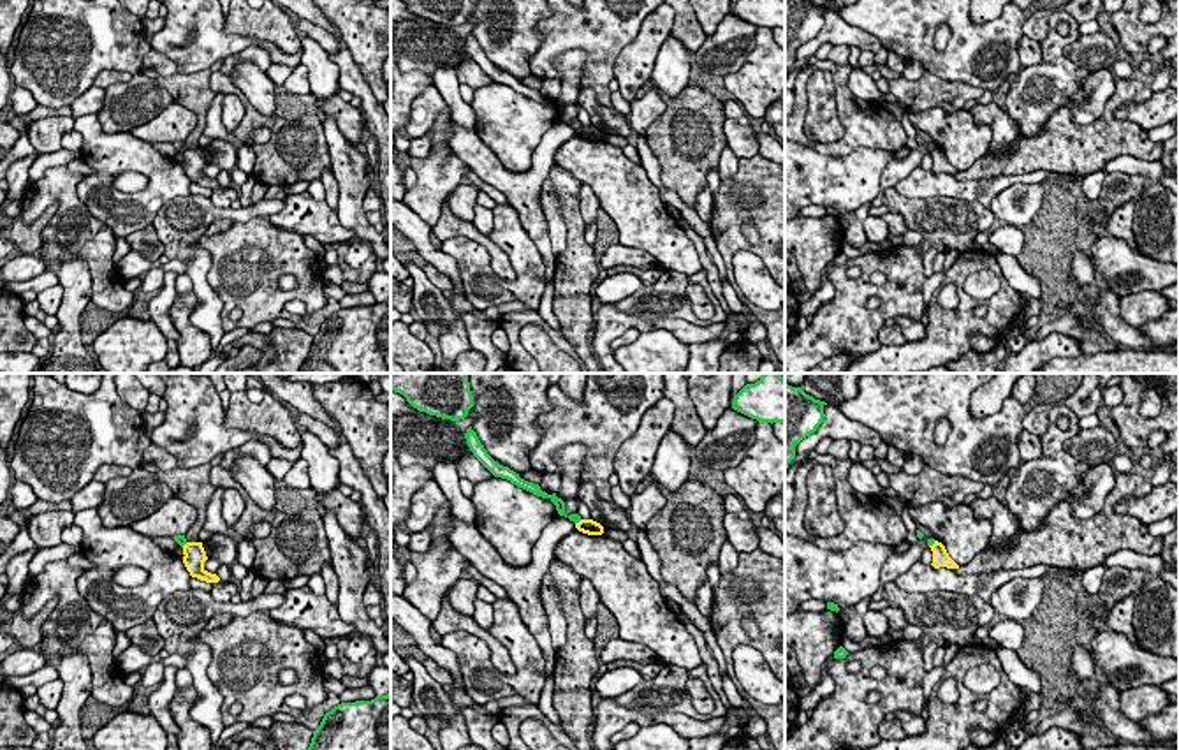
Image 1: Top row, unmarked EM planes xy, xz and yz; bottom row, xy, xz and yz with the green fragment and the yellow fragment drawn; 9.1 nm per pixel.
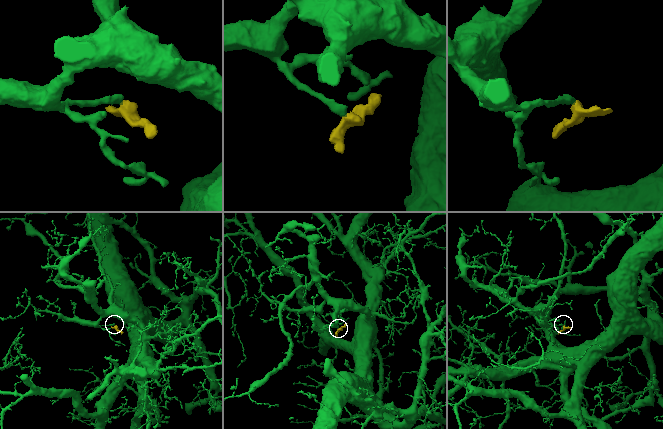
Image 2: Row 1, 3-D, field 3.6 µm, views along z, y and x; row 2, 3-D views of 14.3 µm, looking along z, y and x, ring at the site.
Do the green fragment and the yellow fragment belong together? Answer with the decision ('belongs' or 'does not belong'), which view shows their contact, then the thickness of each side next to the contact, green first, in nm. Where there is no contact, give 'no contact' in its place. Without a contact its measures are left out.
does not belong; contact in xz; calibres 100 and 140 nm

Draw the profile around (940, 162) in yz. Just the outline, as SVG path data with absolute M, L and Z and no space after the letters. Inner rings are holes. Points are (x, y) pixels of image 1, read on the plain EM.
M934 146L933 151L929 151L933 157L933 173L940 174L940 173L947 173L947 174L959 174L959 171L948 162L945 151L938 146Z

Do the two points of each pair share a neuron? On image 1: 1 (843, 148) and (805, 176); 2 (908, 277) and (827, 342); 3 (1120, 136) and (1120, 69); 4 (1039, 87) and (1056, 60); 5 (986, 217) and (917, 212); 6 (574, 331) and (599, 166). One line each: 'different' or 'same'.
1: different
2: same
3: different
4: same
5: same
6: different

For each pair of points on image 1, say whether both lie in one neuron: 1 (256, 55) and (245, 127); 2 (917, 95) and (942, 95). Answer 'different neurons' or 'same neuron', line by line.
1: different neurons
2: same neuron

